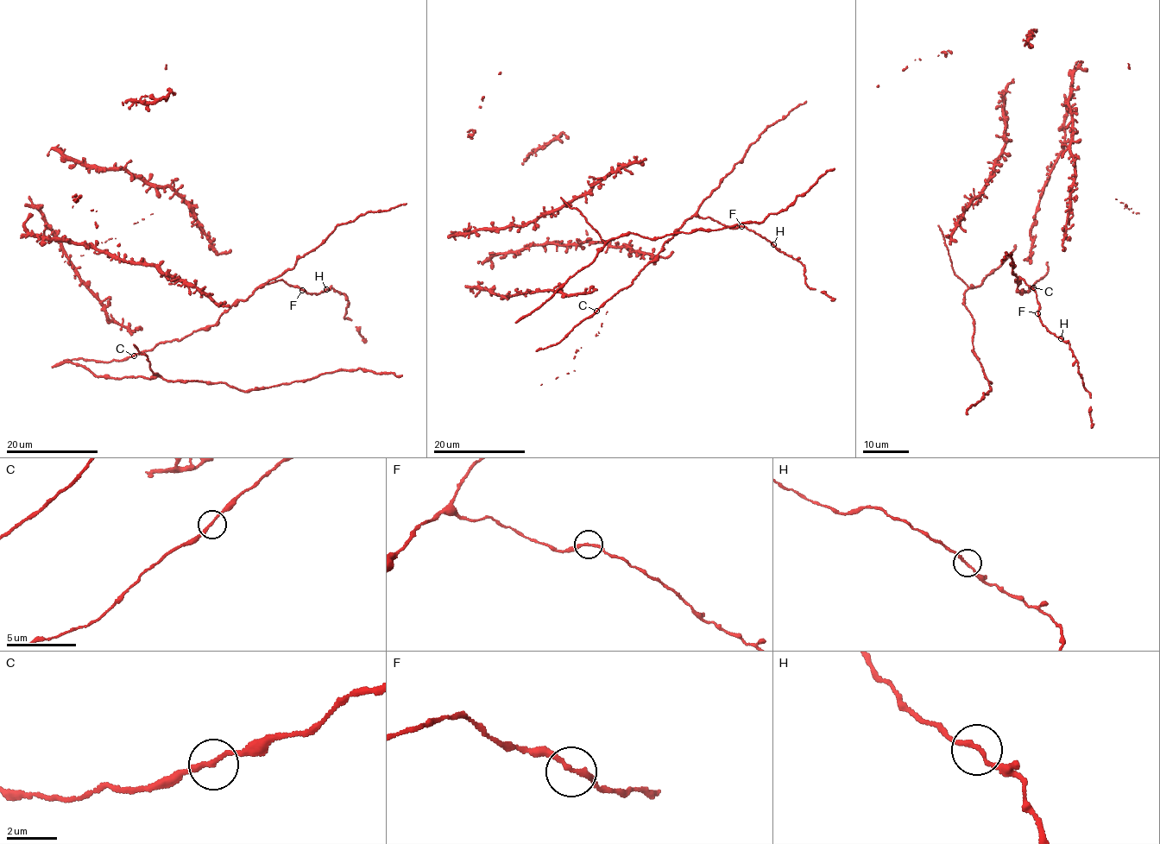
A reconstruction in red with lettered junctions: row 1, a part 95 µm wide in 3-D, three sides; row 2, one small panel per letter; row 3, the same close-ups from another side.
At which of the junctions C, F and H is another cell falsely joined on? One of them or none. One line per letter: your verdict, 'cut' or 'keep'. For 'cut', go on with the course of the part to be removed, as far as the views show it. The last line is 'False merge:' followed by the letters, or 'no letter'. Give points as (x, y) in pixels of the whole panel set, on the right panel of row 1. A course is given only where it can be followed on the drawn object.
C: keep
F: keep
H: keep
False merge: no letter

